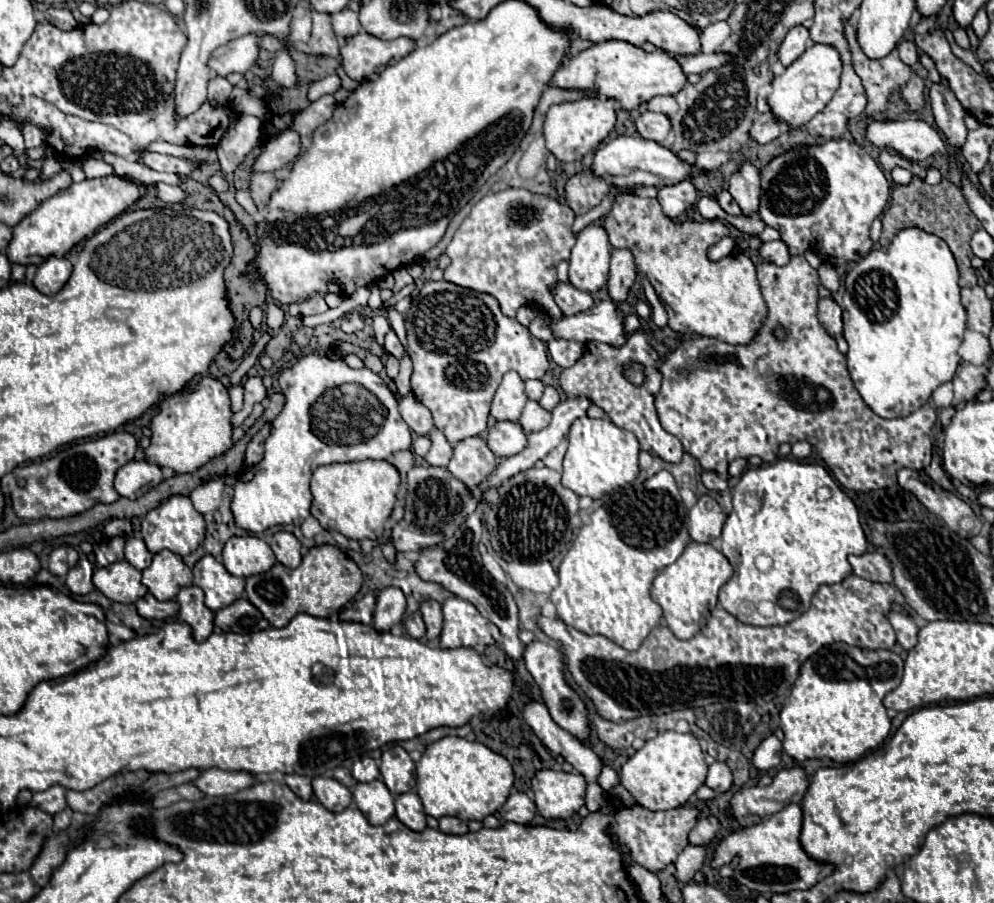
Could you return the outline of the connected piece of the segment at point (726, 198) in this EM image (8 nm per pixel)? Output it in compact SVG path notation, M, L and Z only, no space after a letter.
M722 190L722 192L720 192L720 196L718 196L718 204L720 204L722 210L724 210L726 214L730 214L730 216L740 216L740 214L742 214L740 206L734 202L734 198L730 196L728 190Z

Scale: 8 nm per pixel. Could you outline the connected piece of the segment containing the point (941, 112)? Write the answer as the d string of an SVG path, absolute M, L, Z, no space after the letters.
M940 78L938 84L930 86L930 106L948 146L954 150L954 154L960 154L960 148L964 146L968 134L968 128L964 124L966 110L950 90L946 78Z

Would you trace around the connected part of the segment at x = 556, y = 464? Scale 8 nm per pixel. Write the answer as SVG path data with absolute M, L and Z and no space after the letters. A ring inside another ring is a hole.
M564 438L552 452L548 452L548 454L542 458L544 466L562 472L562 458L564 458L564 454L566 454L566 448L568 448L568 440Z

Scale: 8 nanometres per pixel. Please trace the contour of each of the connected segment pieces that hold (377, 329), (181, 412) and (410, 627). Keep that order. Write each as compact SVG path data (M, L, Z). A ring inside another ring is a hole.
M376 314L372 320L374 320L374 338L376 338L378 344L382 344L384 334L390 330L390 324L388 324L388 320L386 320L384 314Z
M204 376L200 384L188 392L164 396L160 412L152 420L152 442L146 448L146 460L170 466L176 474L194 472L212 456L220 456L232 446L230 398L224 384Z
M414 612L412 616L408 616L404 620L404 628L416 640L424 640L424 636L426 636L426 628L424 628L424 620L422 620L420 612Z

